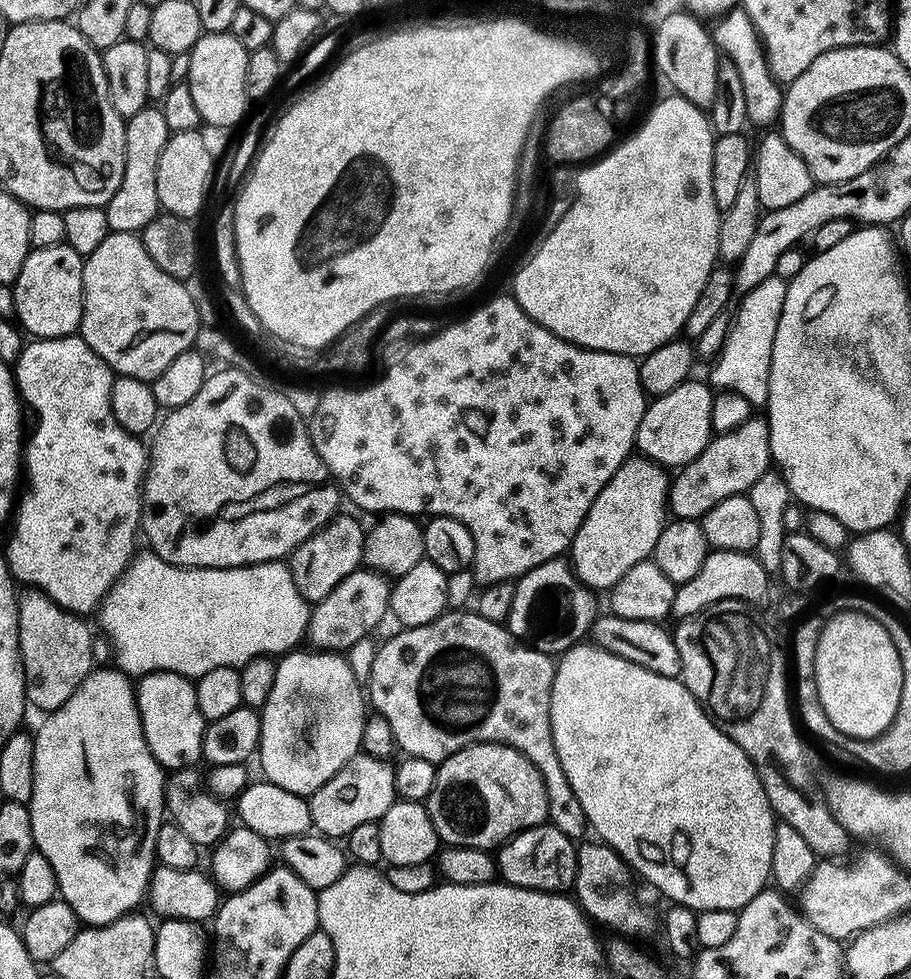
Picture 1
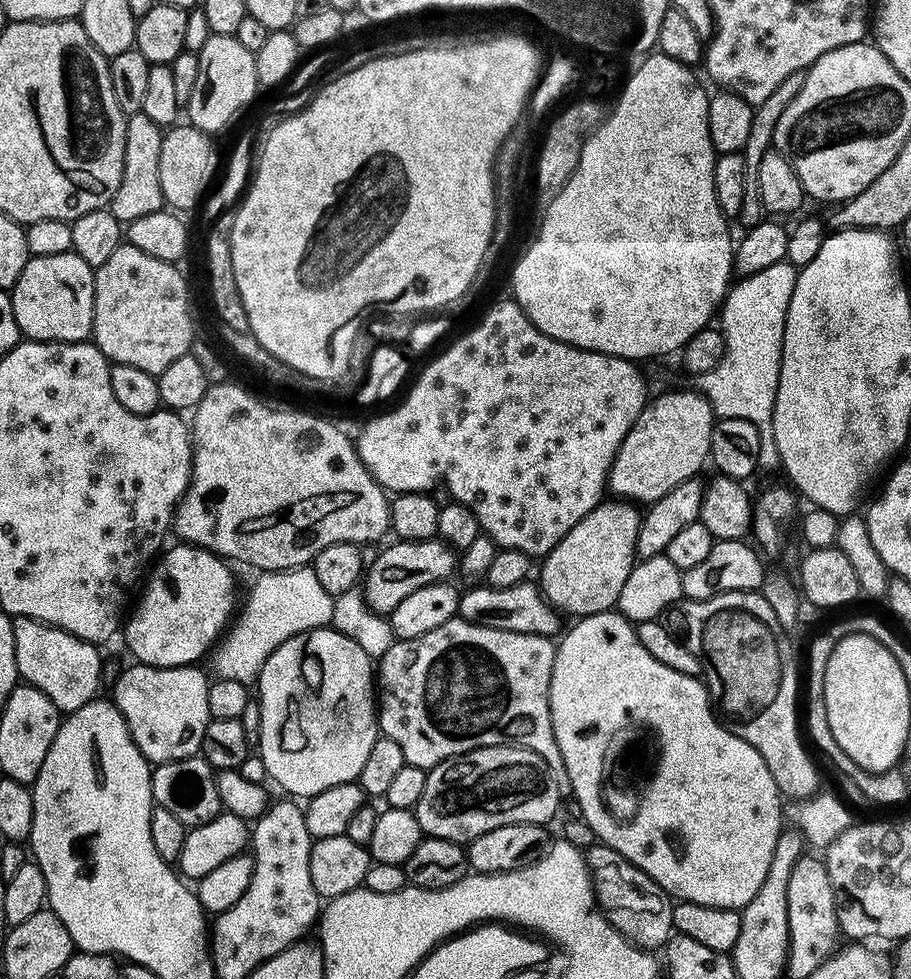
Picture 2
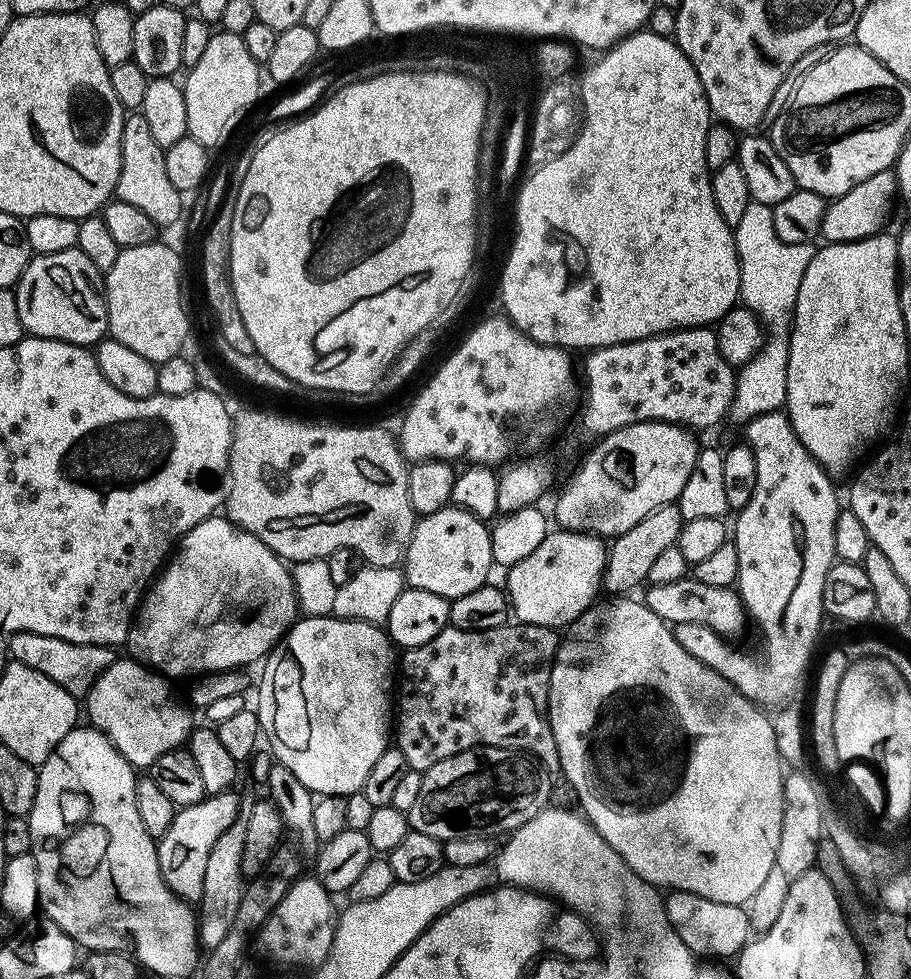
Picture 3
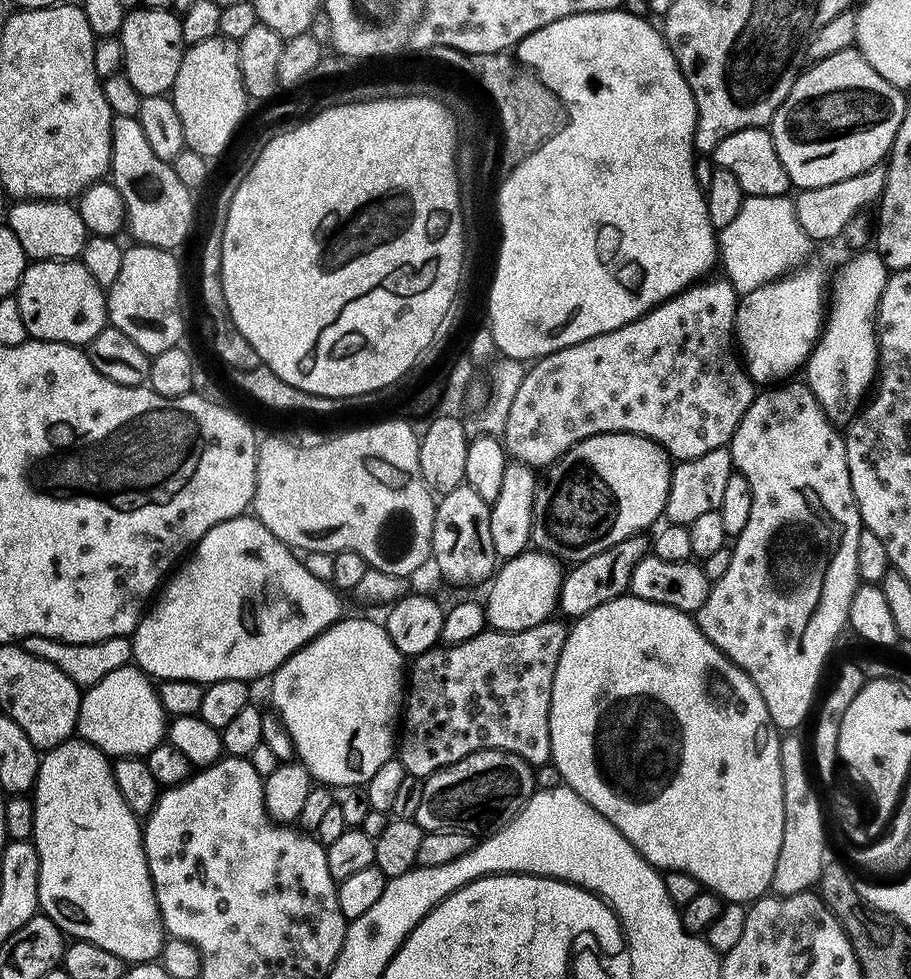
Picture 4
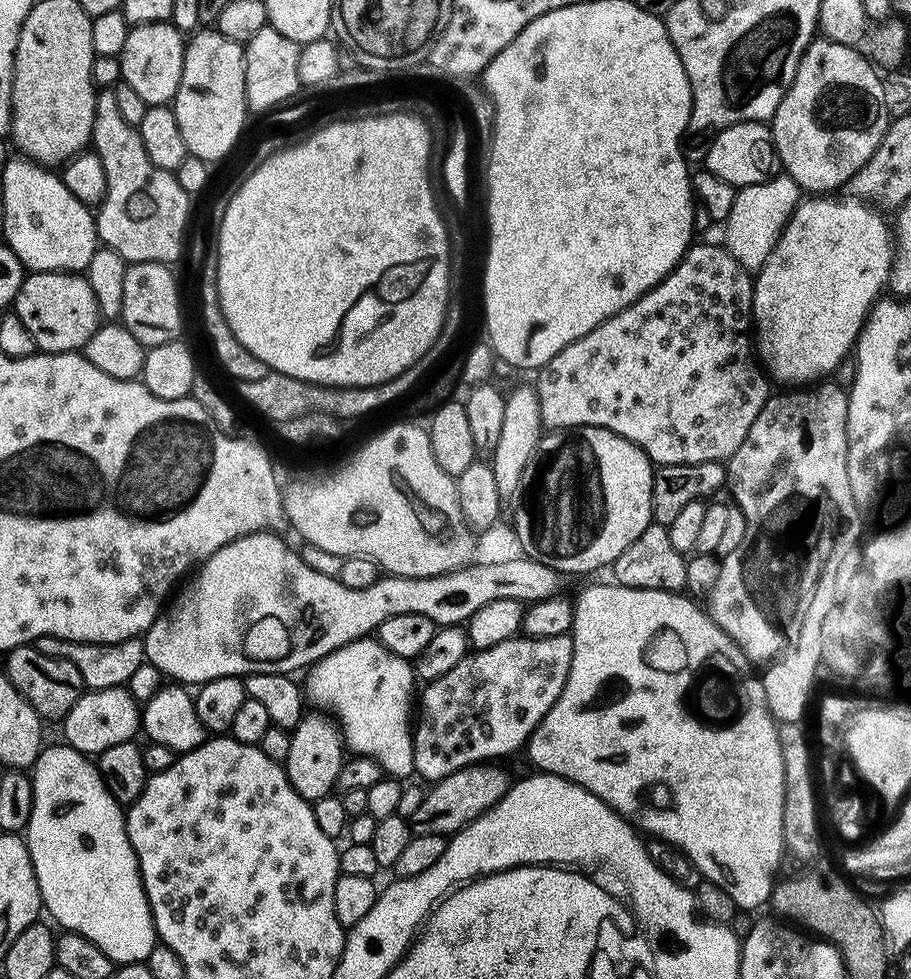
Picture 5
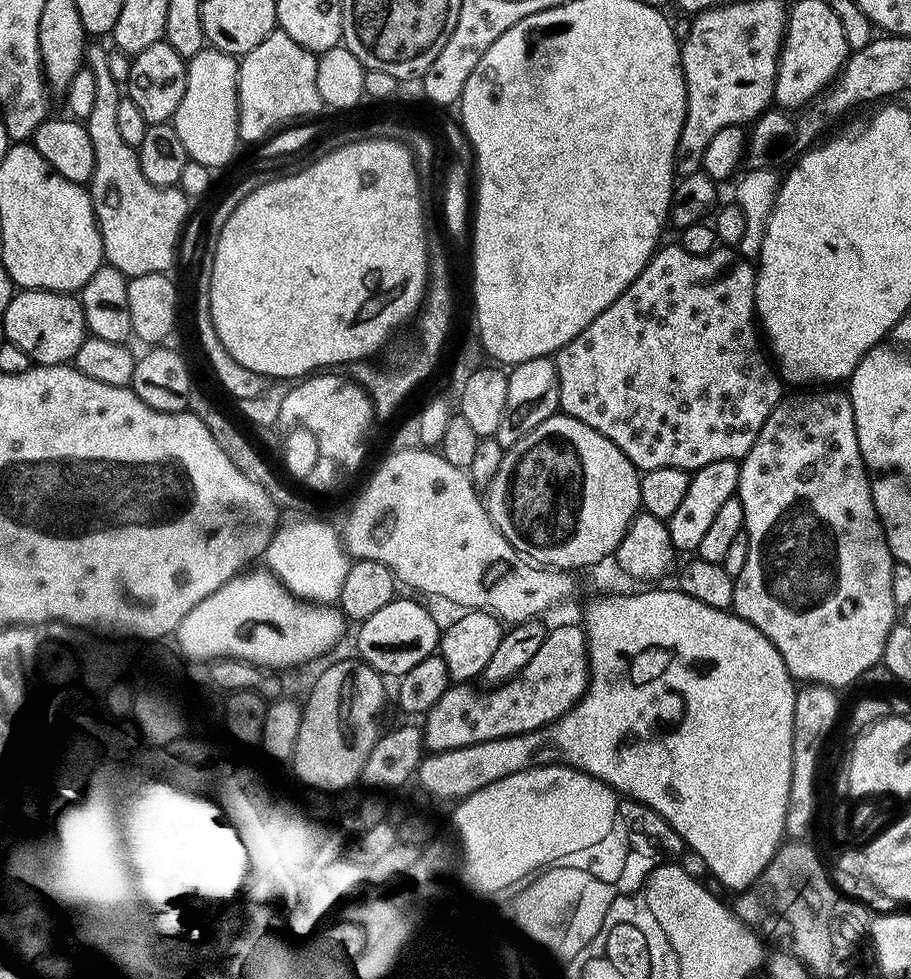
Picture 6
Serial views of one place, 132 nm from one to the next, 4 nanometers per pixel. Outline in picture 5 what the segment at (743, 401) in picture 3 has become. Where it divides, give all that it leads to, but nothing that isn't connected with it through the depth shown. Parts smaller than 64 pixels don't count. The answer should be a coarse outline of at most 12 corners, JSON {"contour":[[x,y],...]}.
{"contour":[[781,174],[737,191],[723,225],[749,270],[770,258],[802,199]]}

